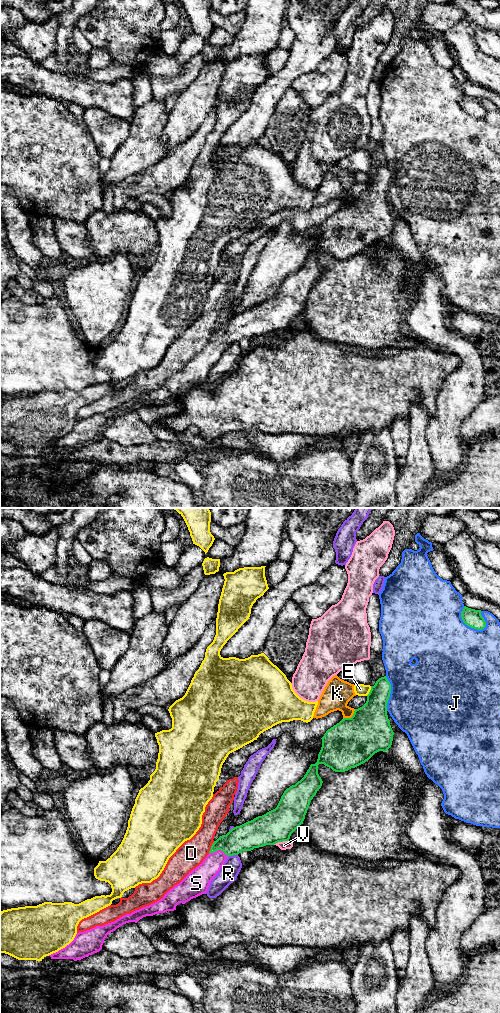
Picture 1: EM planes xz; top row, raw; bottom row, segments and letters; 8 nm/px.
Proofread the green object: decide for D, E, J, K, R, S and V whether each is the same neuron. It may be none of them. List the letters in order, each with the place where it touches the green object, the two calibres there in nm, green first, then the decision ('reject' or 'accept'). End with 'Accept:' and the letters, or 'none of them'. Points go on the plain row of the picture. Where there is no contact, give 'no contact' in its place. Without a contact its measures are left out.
D: contact xz (211, 335); calibres 200 and 220 nm; reject
E: contact xz (370, 179); calibres 300 and 100 nm; reject
J: contact xz (467, 113); calibres 140 and 500 nm; reject
K: contact xz (351, 205); calibres 380 and 220 nm; reject
R: contact xz (232, 343); calibres 220 and 150 nm; reject
S: contact xz (219, 337); calibres 220 and 170 nm; accept
V: contact xz (280, 329); calibres 260 and 70 nm; reject
Accept: S

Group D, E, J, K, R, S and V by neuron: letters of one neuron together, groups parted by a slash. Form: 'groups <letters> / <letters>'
groups D / E / J / K / R / S / V

